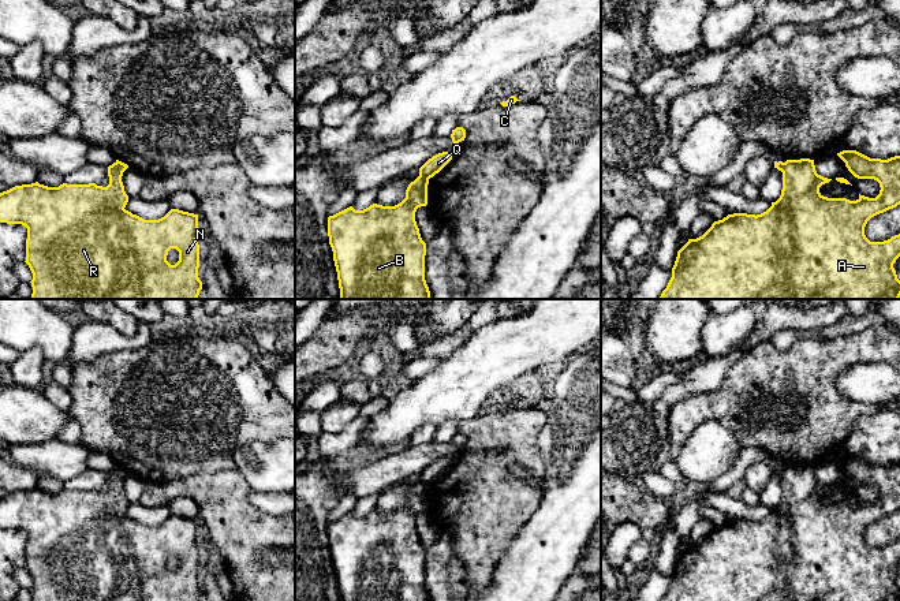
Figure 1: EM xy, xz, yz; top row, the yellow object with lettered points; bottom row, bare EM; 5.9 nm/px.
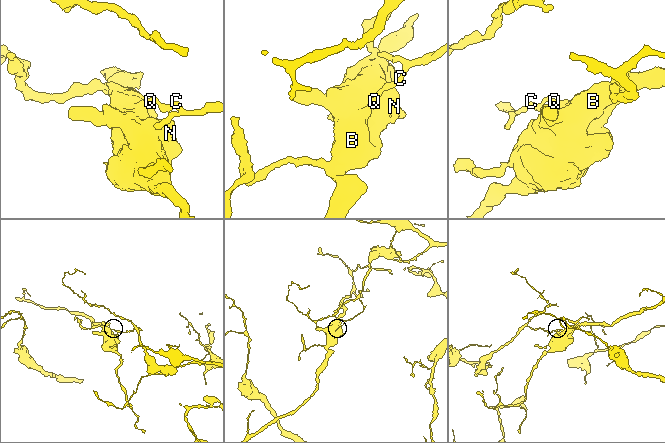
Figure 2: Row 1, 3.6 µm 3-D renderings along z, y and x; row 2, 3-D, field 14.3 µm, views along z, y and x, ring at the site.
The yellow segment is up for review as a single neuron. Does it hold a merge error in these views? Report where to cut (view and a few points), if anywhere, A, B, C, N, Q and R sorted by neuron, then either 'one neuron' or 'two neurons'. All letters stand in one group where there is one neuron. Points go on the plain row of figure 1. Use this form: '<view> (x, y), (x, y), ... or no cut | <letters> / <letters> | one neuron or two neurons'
xz (419, 481), (428, 485) | A B N R / C Q | two neurons

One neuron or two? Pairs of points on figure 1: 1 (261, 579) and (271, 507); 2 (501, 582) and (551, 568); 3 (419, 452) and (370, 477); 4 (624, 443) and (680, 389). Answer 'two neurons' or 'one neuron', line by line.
1: two neurons
2: one neuron
3: one neuron
4: one neuron

